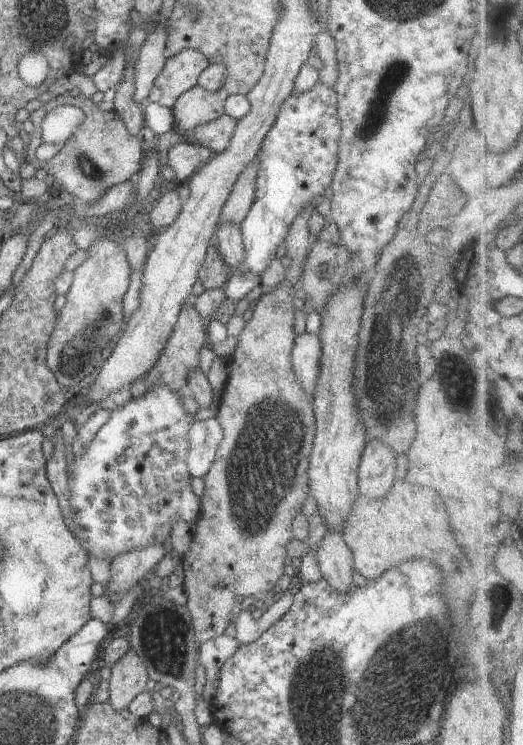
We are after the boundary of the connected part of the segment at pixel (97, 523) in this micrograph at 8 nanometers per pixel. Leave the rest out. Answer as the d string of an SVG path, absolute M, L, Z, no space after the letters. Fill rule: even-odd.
M160 384L160 386L152 386L152 390L148 390L146 394L142 394L140 398L131 398L122 407L110 411L108 422L104 422L104 426L100 426L98 434L92 438L92 442L88 442L88 446L84 446L84 450L80 454L71 456L72 463L66 466L66 482L68 482L68 514L72 514L72 522L76 526L76 530L70 532L78 541L78 544L86 551L87 556L92 554L92 558L108 558L110 564L114 562L116 556L120 554L128 554L132 550L140 550L146 546L154 546L160 544L163 546L165 540L170 538L174 531L175 524L180 520L180 504L182 504L182 488L190 483L191 475L188 472L186 464L186 455L190 442L187 436L190 434L192 424L195 423L195 416L188 414L182 404L182 396L174 394L168 386Z

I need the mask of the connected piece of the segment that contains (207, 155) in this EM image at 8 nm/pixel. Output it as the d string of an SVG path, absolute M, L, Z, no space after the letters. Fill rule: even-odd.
M180 142L168 151L168 166L176 174L176 181L187 183L193 173L215 155L209 148Z

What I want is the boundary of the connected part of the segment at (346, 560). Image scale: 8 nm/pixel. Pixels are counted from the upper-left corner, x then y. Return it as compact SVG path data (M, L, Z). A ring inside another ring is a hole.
M326 530L322 542L316 546L316 562L324 580L334 590L345 592L355 586L352 550L342 540L340 533Z

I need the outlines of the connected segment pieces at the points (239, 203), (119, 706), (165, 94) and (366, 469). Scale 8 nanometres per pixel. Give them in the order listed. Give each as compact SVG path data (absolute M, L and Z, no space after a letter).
M254 159L244 168L244 172L238 176L226 204L222 207L220 218L218 218L218 223L216 224L217 228L220 228L226 222L241 226L252 206L252 202L254 202L256 170L258 170L258 160Z
M128 651L111 668L109 702L114 710L124 710L138 694L147 691L149 676L136 653Z
M180 50L178 54L168 54L164 68L152 84L147 101L172 109L180 94L198 84L200 74L208 65L209 60L197 50Z
M370 440L365 444L358 467L359 494L368 498L384 498L392 488L396 472L396 460L388 444Z

